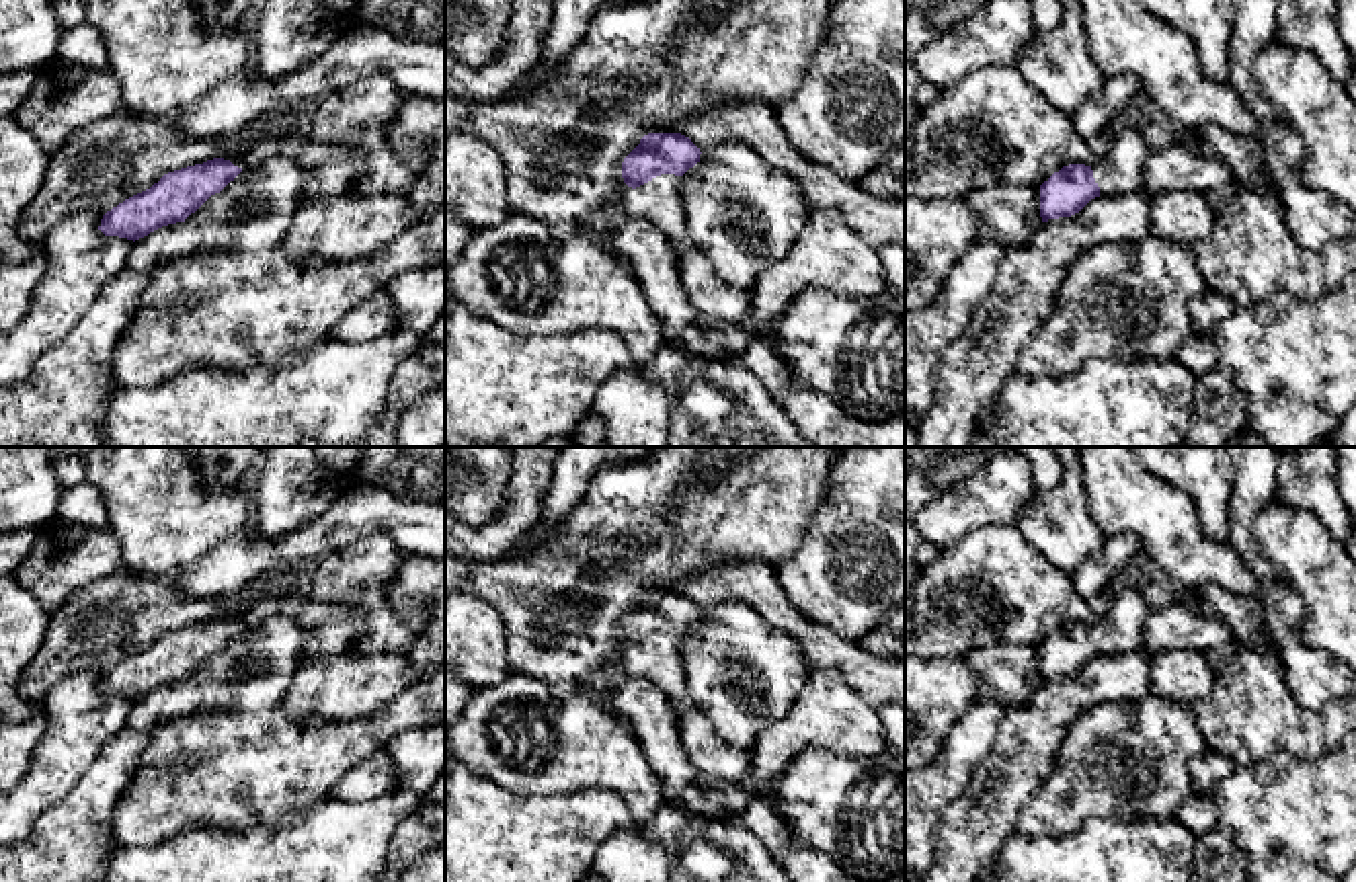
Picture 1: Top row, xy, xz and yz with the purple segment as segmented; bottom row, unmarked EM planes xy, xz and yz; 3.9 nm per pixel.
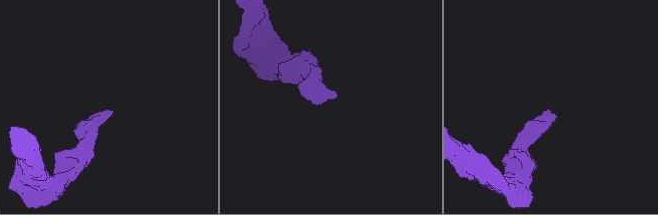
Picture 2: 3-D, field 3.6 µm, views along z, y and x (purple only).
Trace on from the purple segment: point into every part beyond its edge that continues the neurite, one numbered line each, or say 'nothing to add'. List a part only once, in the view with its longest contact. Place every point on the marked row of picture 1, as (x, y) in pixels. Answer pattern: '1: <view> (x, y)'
1: xz (659, 202)

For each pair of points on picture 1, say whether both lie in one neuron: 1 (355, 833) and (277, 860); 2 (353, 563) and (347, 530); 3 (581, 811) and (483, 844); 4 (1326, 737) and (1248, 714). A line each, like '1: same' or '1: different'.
1: same
2: different
3: same
4: same

